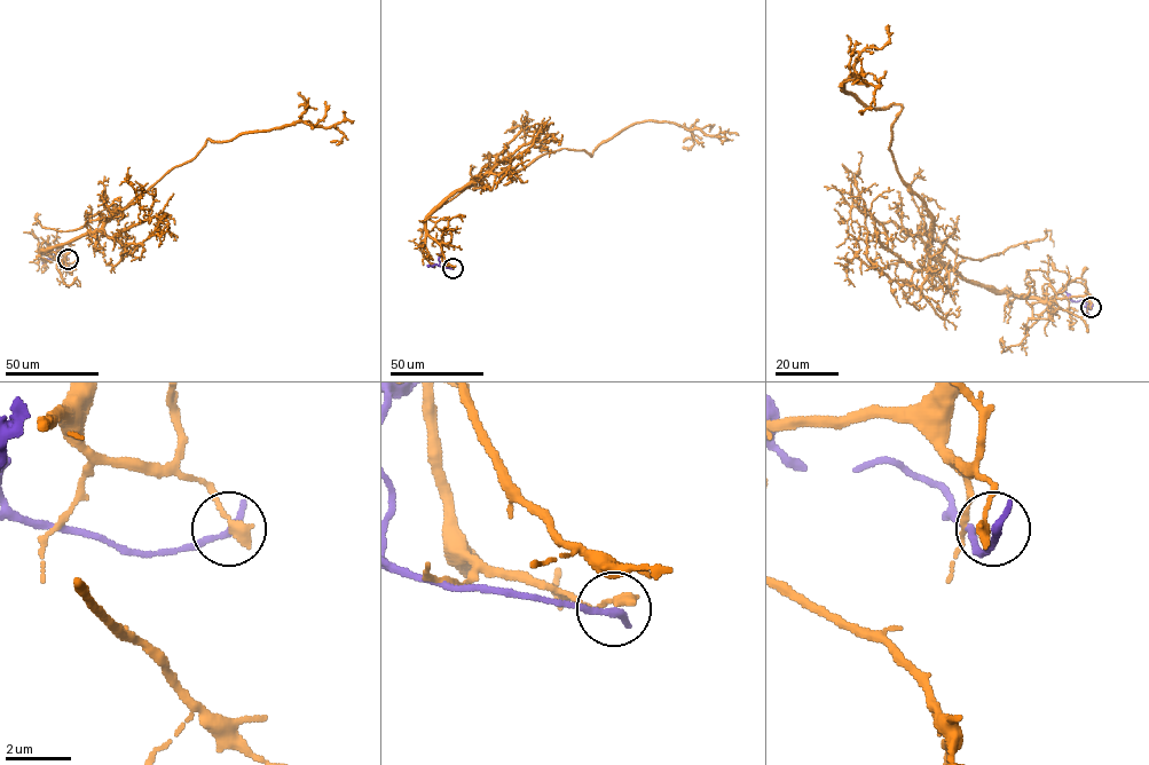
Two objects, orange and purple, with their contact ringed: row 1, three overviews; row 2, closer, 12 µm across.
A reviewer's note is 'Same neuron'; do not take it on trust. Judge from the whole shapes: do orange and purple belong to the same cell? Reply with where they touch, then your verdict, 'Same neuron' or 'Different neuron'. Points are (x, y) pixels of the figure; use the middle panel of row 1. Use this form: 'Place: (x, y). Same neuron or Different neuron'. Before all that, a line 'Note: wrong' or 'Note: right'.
Note: wrong
Place: (453, 268). Different neuron

